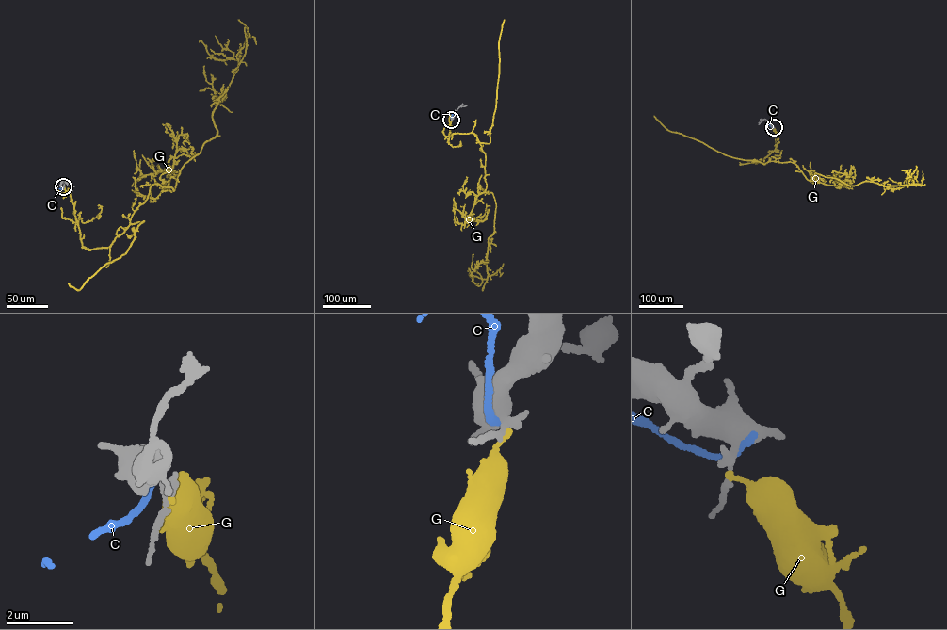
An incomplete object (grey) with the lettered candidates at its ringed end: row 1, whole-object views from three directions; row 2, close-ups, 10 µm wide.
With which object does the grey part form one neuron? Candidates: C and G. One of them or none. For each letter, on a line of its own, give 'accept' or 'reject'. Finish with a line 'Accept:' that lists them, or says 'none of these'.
C: reject
G: reject
Accept: none of these

